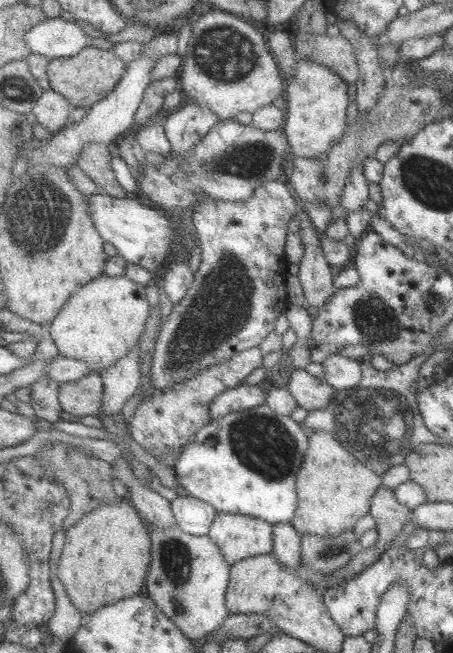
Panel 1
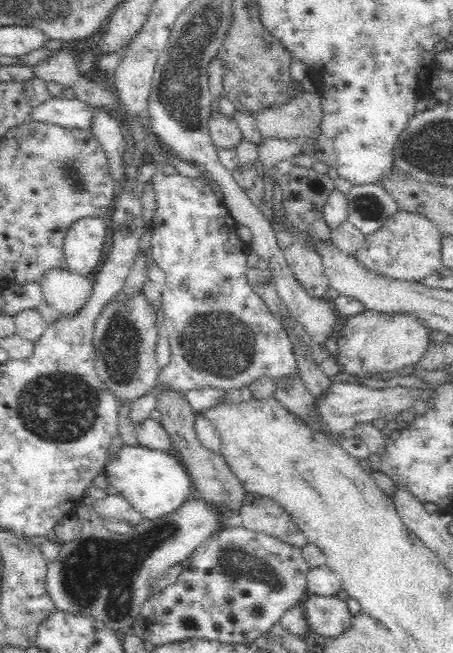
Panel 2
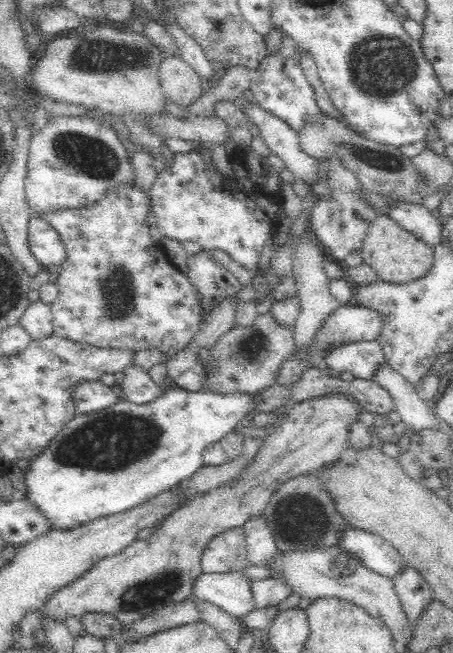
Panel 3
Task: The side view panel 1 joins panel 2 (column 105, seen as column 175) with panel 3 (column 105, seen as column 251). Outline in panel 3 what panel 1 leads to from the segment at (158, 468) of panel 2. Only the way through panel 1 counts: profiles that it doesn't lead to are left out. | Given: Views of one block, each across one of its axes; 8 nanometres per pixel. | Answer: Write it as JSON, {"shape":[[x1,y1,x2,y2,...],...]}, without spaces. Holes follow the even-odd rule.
{"shape":[[178,387,164,390,162,397,158,397,155,401,146,404,137,405,122,397,115,405,99,410,98,412,90,414,78,412,67,425,64,425,63,430,54,436,54,439,50,442,50,446,48,446,45,452,36,457,35,460,29,462,29,470,25,473,25,486,27,490,25,497,33,500,39,506,39,509,44,514,47,514,47,517,51,519,51,525,54,529,62,530,84,524,84,522,94,520,95,518,130,510,134,506,150,500,156,494,160,494,164,490,170,490,178,482,190,479,193,473,204,466,202,453,208,447,208,444,220,441,230,431,234,431,236,424,245,423,246,418,251,415,256,405,259,404,264,390,266,388,260,391,234,390,232,394,229,392,222,392,220,394,212,390,189,391]]}

